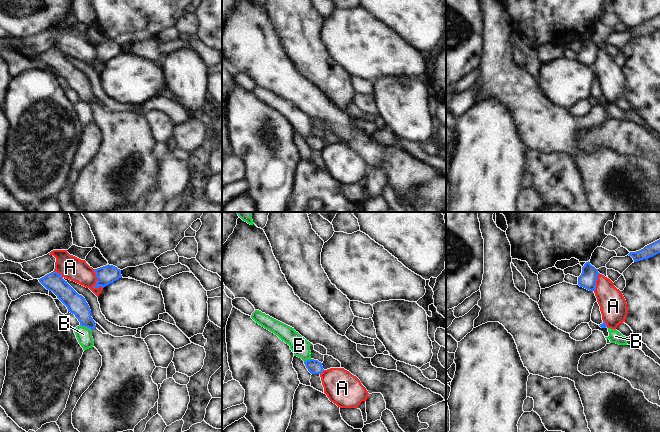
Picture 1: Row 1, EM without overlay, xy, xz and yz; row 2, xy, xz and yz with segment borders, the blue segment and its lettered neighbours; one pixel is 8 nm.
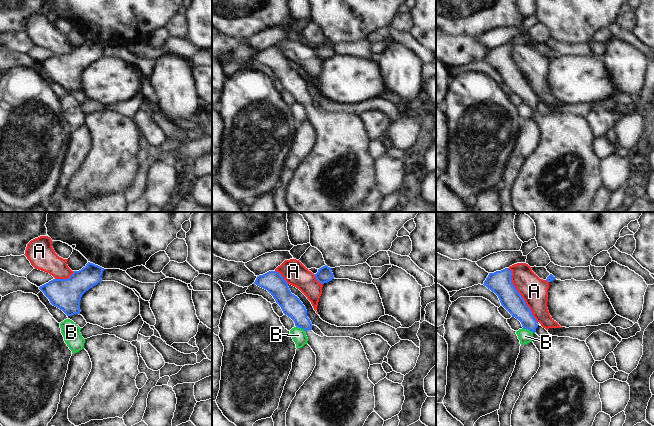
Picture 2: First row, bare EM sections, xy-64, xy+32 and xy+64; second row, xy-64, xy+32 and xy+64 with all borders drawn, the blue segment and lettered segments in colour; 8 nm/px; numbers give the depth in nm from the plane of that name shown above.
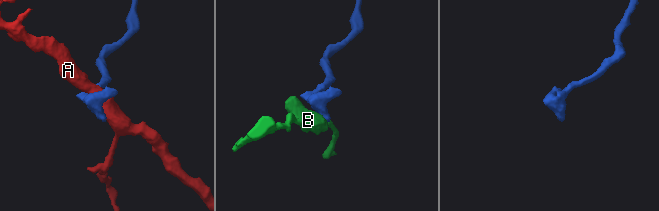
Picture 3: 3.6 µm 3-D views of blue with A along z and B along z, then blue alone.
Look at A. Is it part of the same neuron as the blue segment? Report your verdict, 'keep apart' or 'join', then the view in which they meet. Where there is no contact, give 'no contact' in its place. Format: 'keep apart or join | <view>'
keep apart | xy

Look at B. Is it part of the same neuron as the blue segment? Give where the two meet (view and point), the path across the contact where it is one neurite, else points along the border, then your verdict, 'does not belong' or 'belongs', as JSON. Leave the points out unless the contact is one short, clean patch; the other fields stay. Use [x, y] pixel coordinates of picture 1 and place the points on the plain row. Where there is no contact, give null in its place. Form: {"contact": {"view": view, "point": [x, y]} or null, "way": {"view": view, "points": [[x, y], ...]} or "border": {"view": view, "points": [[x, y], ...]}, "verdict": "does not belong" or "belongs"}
{"contact": {"view": "xy", "point": [86, 102]}, "border": {"view": "xy", "points": [[80, 100], [91, 106]]}, "verdict": "does not belong"}

